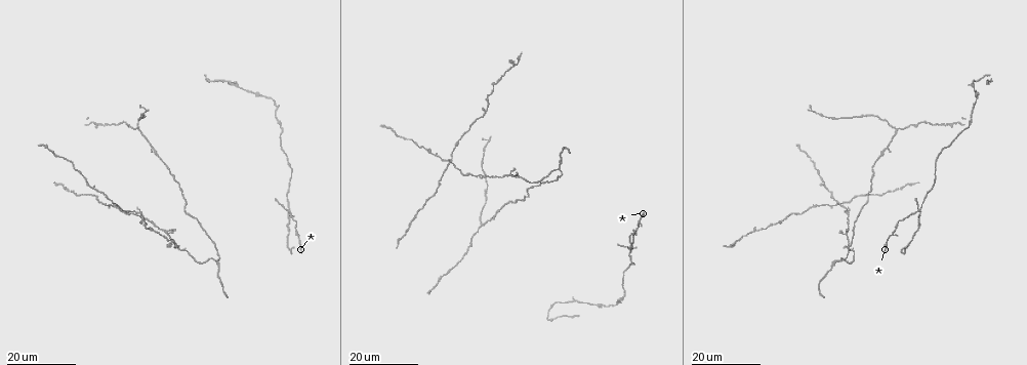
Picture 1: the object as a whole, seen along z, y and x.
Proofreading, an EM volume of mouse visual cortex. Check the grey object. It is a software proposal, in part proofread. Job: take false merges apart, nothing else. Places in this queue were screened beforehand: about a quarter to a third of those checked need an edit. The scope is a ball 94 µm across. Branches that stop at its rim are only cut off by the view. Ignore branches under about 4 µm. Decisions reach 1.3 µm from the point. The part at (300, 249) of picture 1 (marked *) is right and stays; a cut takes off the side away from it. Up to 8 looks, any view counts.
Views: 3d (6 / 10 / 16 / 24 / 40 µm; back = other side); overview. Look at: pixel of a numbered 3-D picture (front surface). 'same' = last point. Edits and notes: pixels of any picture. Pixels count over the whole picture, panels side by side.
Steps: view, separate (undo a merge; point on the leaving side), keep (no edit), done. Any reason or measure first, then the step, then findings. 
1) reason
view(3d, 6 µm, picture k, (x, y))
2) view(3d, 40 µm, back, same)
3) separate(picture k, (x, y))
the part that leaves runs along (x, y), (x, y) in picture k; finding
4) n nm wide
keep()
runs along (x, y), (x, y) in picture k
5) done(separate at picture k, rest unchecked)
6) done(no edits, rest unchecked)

four or more arms meet
view(3d, 24 µm, picture 1, (919, 212))

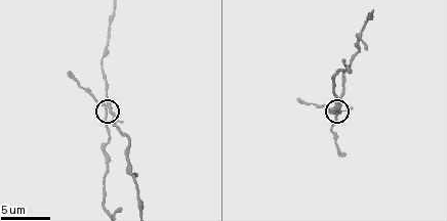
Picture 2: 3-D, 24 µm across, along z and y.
closer look
view(3d, 6 µm, picture 2, (336, 113))

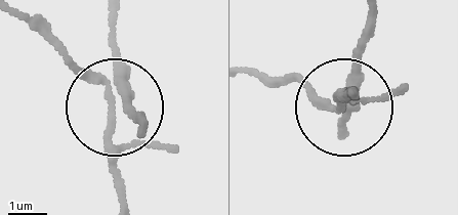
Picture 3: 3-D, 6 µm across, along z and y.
5 arms
keep()
all the same neuron

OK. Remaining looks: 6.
thin neck
view(3d, 16 µm, picture 1, (413, 221))

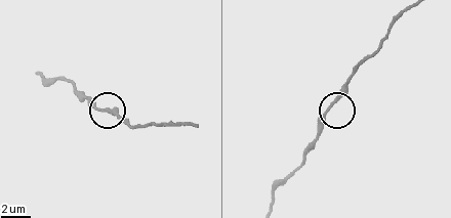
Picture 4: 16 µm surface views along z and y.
view(3d, 10 µm, picture 4, (101, 112))

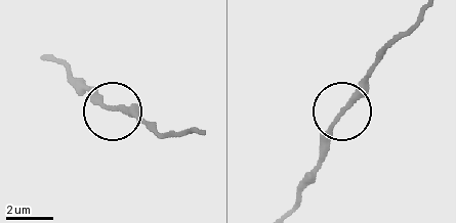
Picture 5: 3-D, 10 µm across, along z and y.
180 nm wide
keep()
runs along (202, 132), (159, 132), (141, 117), (110, 108), (77, 85) in picture 5; continuous, no second neuron

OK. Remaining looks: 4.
sudden change in width
view(3d, 24 µm, picture 1, (782, 221))

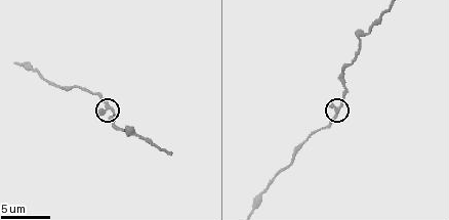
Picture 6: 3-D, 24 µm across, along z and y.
closer look
view(3d, 10 µm, picture 6, (110, 109))

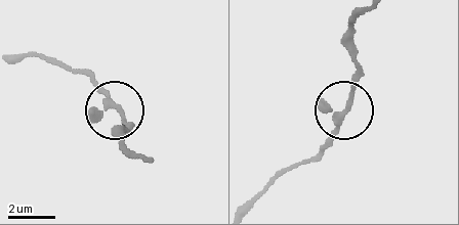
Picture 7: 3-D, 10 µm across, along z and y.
keep()
runs along (22, 57), (39, 53), (86, 77), (127, 130) in picture 7; continuous, no second neuron

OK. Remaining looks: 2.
sudden change in width
view(3d, 16 µm, picture 1, (496, 216))

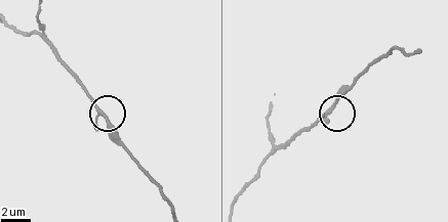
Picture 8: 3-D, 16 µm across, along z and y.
view(3d, 6 µm, picture 8, (336, 102))

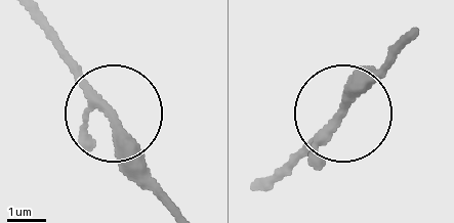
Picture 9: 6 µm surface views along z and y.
3 arms
keep()
continuous, no second neuron

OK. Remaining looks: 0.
done(no edits, rest unchecked)

